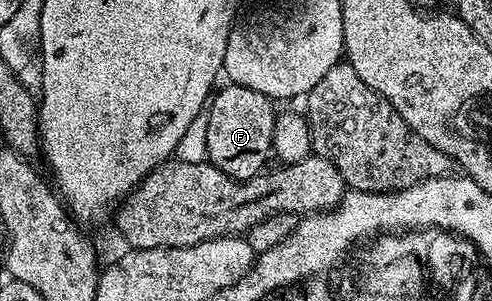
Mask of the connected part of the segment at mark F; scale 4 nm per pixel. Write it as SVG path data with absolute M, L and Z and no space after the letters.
M228 83L226 87L220 87L212 95L206 109L209 130L205 130L205 156L213 166L217 166L217 170L235 180L248 180L260 175L268 167L267 159L272 159L271 143L277 109L269 97L257 94L257 90L249 90L249 86Z

